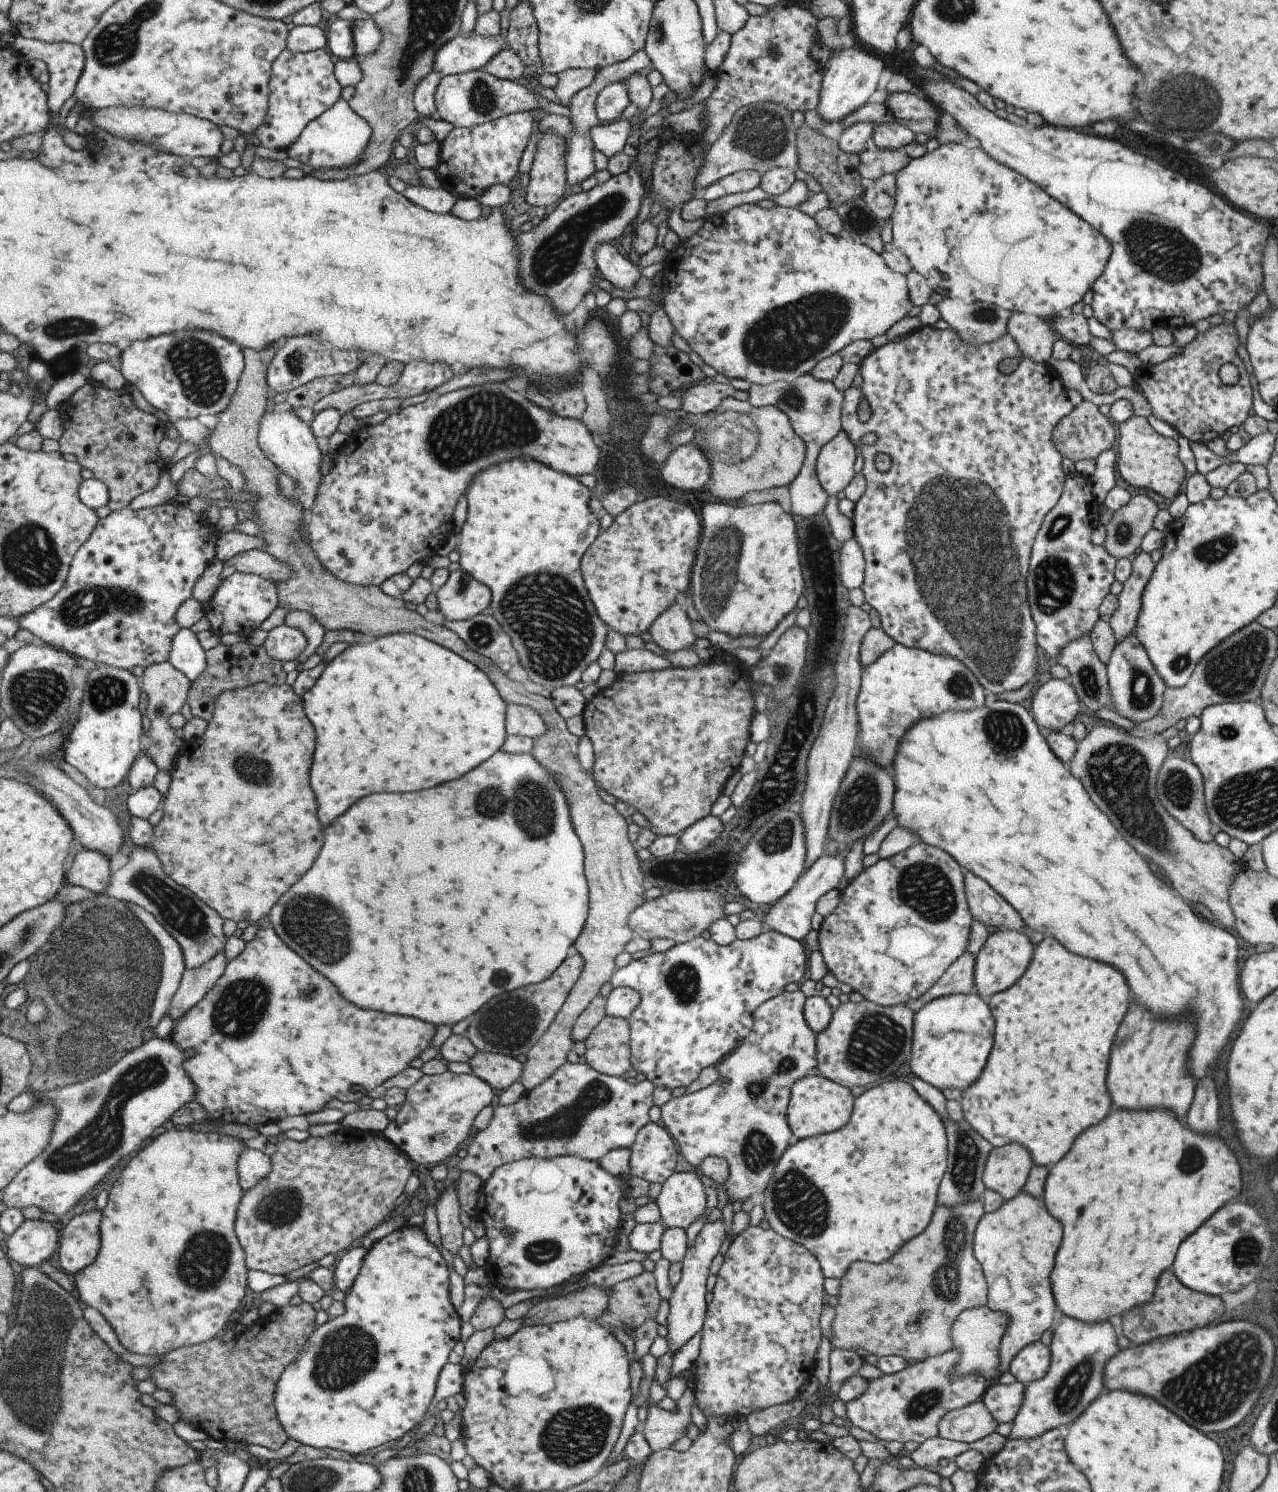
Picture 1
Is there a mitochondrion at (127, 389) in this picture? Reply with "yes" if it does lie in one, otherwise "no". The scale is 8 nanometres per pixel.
no

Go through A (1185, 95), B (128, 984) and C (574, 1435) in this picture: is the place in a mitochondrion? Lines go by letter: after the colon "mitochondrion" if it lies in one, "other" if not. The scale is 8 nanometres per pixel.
A: mitochondrion
B: mitochondrion
C: mitochondrion

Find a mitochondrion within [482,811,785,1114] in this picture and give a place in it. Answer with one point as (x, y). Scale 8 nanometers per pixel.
(682, 979)

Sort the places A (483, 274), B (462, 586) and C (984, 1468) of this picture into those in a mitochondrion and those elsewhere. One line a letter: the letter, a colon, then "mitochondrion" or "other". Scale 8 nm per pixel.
A: other
B: mitochondrion
C: other

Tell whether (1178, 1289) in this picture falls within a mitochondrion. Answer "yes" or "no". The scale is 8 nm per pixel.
no

